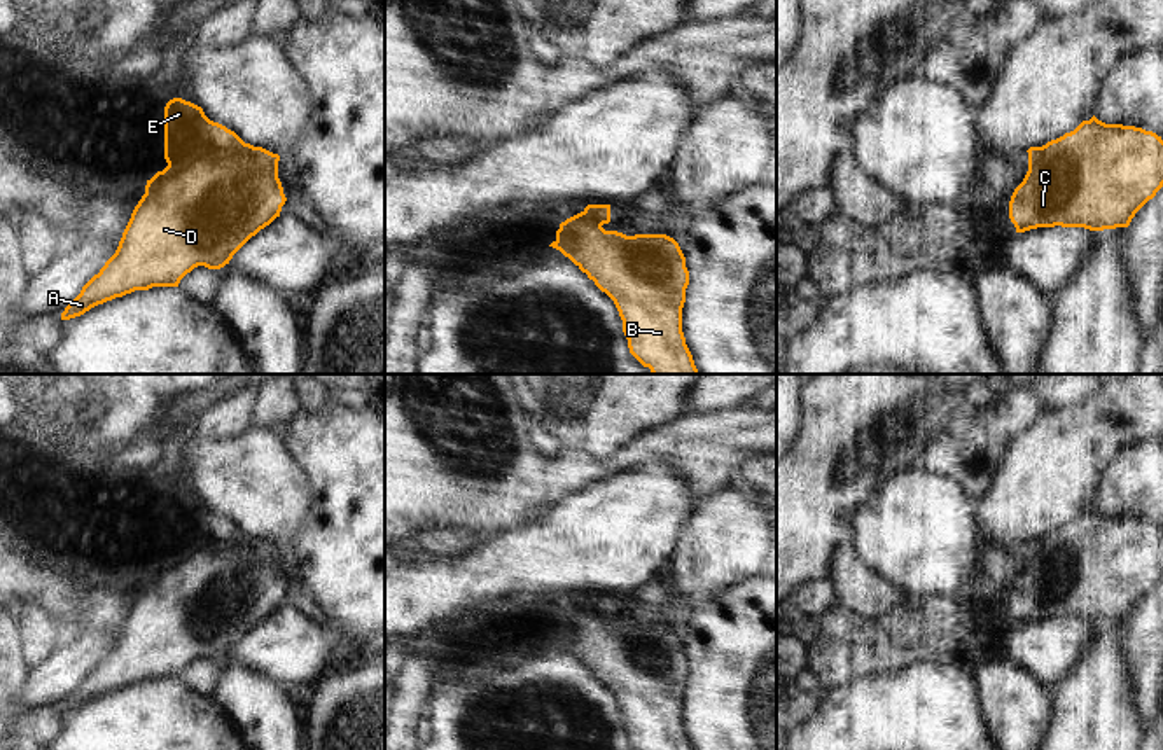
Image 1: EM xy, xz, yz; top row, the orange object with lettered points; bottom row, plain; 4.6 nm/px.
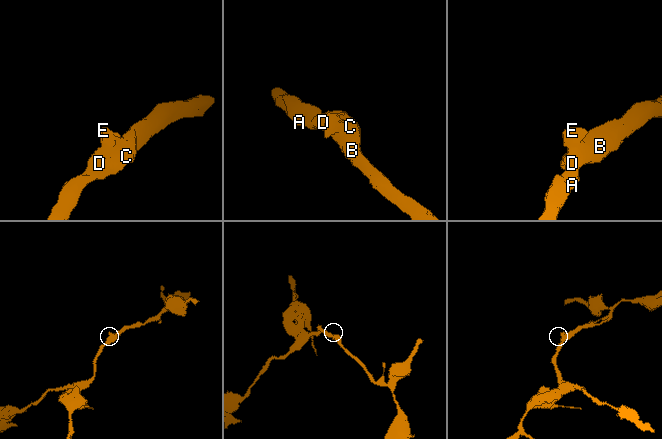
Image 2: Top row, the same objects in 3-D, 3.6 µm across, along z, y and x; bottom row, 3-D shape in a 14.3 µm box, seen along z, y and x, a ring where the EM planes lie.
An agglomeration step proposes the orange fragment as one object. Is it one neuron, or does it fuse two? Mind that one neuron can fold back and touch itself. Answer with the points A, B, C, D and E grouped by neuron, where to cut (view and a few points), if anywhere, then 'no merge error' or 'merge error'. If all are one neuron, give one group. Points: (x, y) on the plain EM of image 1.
A B C D E; no cut; no merge error

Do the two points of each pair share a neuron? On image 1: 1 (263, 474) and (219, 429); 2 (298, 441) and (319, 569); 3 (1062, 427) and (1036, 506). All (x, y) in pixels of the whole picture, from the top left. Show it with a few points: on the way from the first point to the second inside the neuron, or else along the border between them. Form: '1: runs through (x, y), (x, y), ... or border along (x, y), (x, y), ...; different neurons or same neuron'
1: border along (250, 425), (231, 437), (196, 439), (193, 443); different neurons
2: runs through (329, 472), (331, 537); same neuron
3: runs through (1062, 446), (1062, 457), (1041, 486); same neuron

